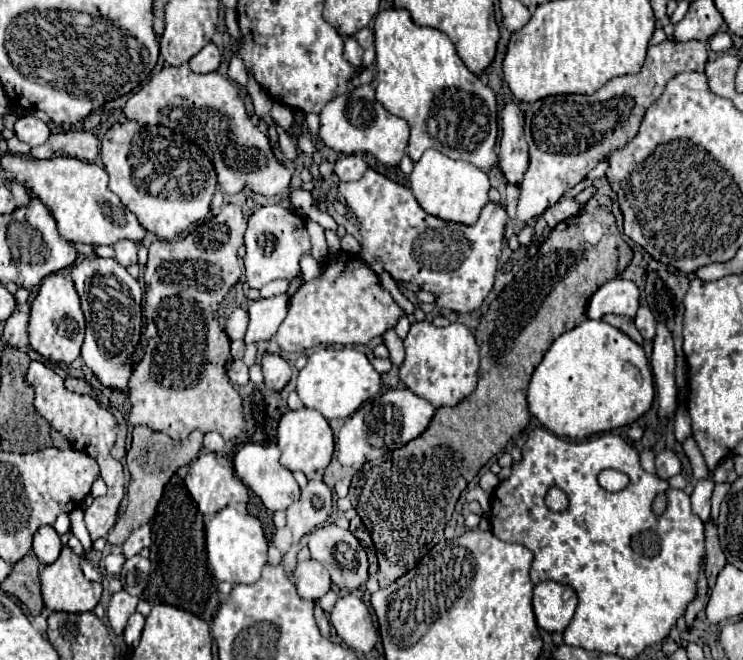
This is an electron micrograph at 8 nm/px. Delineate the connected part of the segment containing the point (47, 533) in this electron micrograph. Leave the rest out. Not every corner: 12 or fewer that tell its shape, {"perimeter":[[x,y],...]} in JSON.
{"perimeter":[[54,527],[36,531],[34,547],[42,565],[54,563],[62,543]]}

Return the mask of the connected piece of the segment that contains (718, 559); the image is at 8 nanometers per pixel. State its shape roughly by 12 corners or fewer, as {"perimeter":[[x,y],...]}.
{"perimeter":[[706,521],[706,567],[708,587],[716,577],[726,557],[718,543],[716,523]]}

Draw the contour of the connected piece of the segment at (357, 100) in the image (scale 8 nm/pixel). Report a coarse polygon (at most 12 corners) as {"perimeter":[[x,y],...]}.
{"perimeter":[[362,85],[320,113],[336,153],[370,153],[396,167],[408,123]]}

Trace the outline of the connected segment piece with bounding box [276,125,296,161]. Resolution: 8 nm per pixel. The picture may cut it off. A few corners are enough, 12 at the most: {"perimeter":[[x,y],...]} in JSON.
{"perimeter":[[279,125],[279,145],[288,160],[296,158],[294,140]]}

